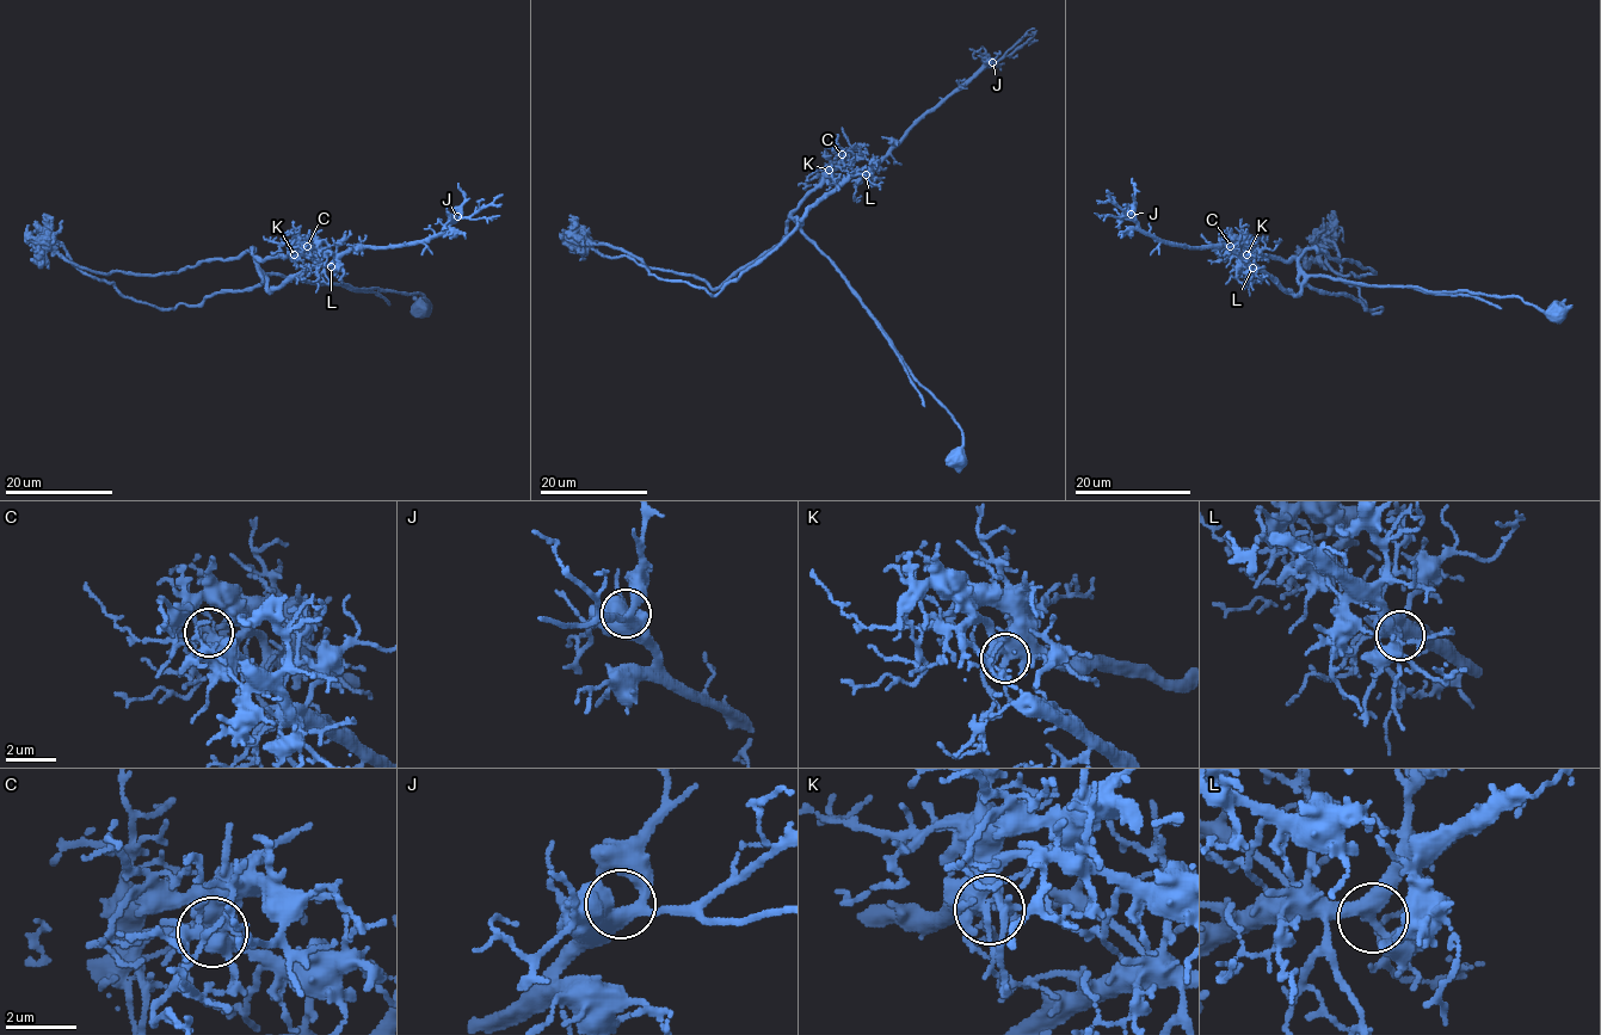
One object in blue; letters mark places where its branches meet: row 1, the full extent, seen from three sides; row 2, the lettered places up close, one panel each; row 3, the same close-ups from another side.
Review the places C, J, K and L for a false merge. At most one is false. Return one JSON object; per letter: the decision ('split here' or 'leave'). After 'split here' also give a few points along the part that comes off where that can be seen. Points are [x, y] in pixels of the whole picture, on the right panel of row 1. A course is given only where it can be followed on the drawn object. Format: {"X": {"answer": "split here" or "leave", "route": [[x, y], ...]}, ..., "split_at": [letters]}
{"C": {"answer": "leave"}, "J": {"answer": "leave"}, "K": {"answer": "split here", "route": [[1247, 254], [1295, 294], [1307, 248], [1373, 273], [1338, 273], [1323, 248], [1305, 258], [1297, 246]]}, "L": {"answer": "leave"}, "split_at": ["K"]}

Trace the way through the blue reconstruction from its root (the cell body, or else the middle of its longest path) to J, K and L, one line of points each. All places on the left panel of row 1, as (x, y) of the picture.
J: (424, 308), (428, 301), (422, 294), (266, 275), (266, 287), (278, 289), (356, 246), (426, 242), (457, 216)
K: (424, 308), (428, 301), (422, 294), (316, 284), (266, 275), (257, 258), (294, 254)
L: (424, 308), (428, 301), (422, 294), (279, 275), (266, 275), (266, 287), (278, 289), (307, 269), (331, 266)

